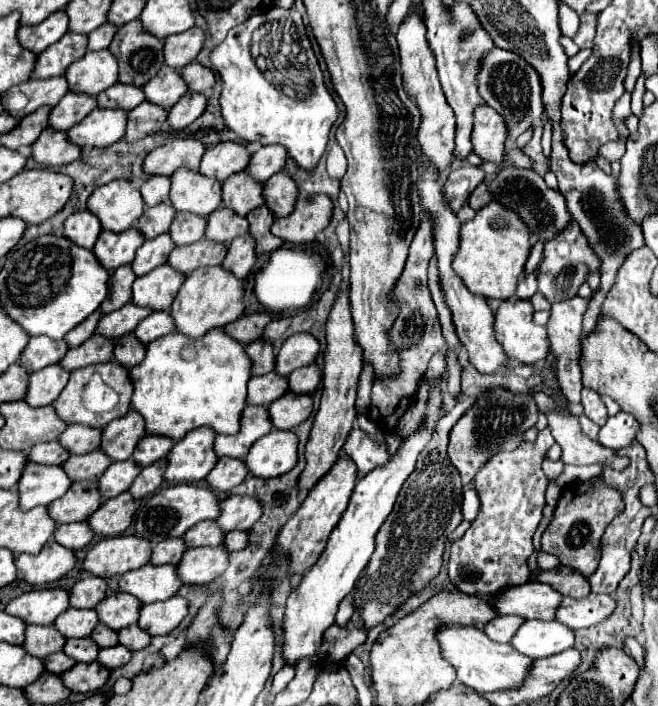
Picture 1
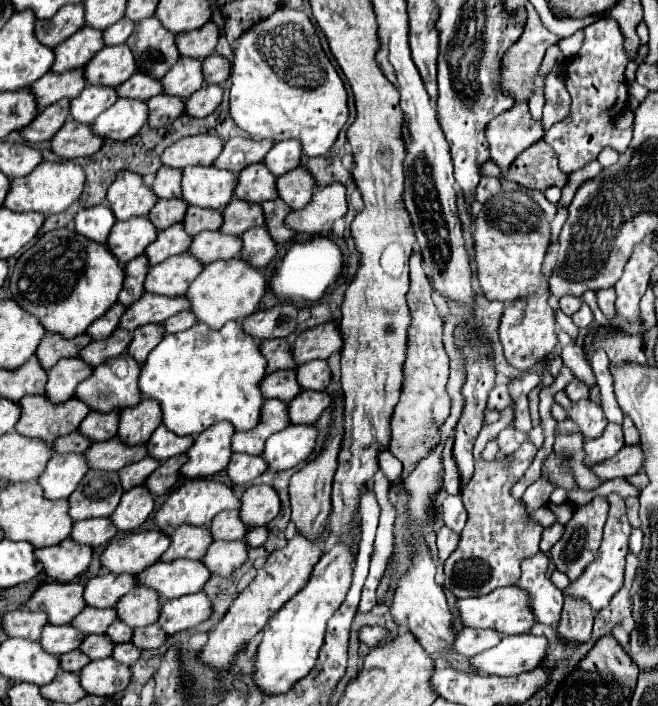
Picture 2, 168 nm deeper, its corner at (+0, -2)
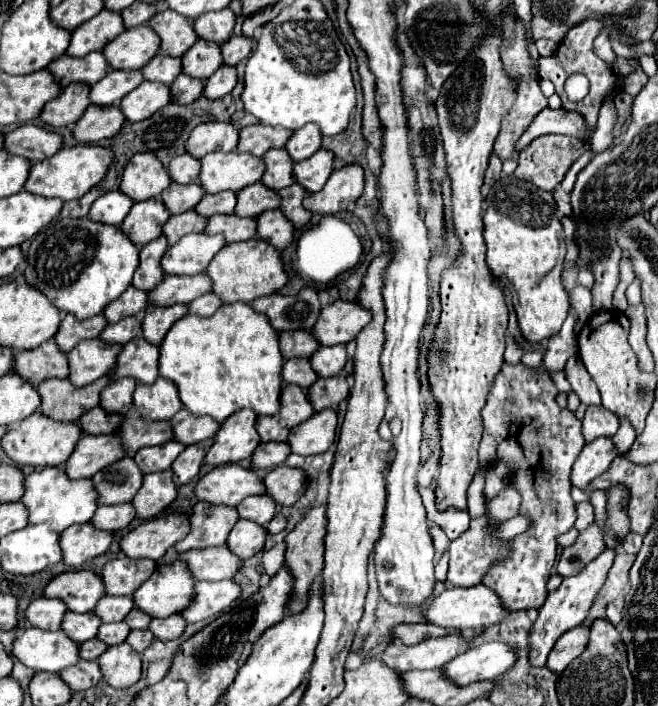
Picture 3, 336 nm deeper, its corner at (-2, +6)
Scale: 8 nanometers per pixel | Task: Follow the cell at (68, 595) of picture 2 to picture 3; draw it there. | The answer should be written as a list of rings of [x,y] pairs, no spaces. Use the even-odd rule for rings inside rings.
[[[67,570],[55,576],[45,588],[47,598],[67,602],[73,612],[93,612],[103,594],[103,580],[91,570]]]

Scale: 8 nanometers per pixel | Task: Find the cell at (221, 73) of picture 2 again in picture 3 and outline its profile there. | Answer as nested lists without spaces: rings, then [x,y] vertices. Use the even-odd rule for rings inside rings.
[[[231,36],[231,40],[227,40],[225,44],[221,44],[221,52],[223,52],[223,60],[225,64],[239,64],[243,58],[247,58],[253,50],[253,38],[247,36]]]

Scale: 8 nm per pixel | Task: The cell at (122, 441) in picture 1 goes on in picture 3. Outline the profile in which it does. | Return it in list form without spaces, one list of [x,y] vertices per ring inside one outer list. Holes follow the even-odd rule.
[[[157,378],[155,384],[137,384],[133,404],[139,416],[147,420],[171,420],[171,416],[183,406],[179,390],[167,378]]]

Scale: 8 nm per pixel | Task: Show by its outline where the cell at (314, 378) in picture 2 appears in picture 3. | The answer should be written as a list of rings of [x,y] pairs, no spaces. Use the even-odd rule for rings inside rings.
[[[345,344],[339,346],[321,346],[313,356],[311,364],[321,378],[331,378],[343,370],[347,364],[347,348]]]

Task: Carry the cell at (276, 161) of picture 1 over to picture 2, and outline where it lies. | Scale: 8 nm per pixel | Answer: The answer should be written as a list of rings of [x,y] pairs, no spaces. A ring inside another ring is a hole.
[[[285,140],[285,142],[273,144],[273,148],[267,152],[263,164],[269,168],[269,172],[279,176],[279,174],[285,174],[285,172],[297,168],[299,160],[301,160],[301,146],[297,144],[297,140]]]

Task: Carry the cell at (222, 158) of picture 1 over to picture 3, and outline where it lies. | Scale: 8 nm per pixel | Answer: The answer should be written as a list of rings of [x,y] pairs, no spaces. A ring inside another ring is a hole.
[[[255,124],[247,126],[241,130],[239,138],[239,152],[249,152],[253,156],[263,156],[271,148],[283,148],[293,132],[283,130],[279,126],[265,126],[265,124]]]

